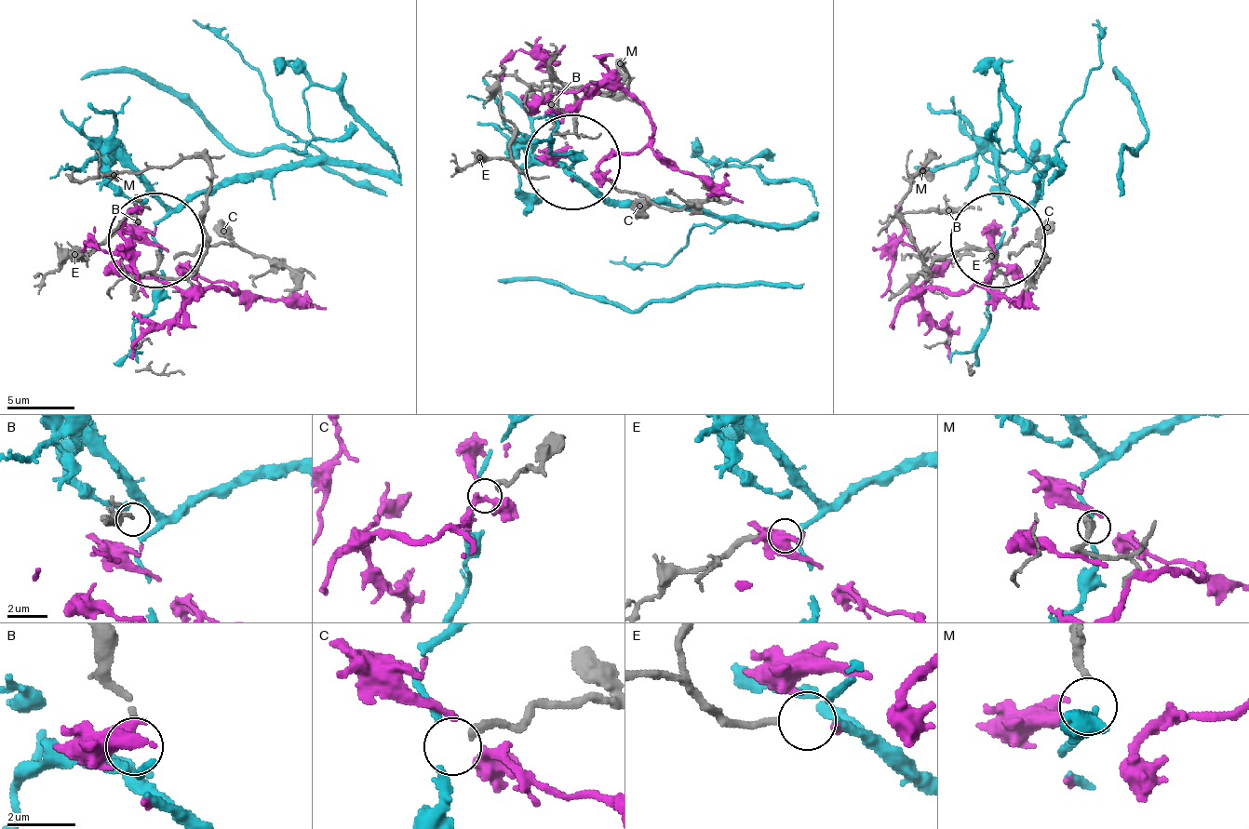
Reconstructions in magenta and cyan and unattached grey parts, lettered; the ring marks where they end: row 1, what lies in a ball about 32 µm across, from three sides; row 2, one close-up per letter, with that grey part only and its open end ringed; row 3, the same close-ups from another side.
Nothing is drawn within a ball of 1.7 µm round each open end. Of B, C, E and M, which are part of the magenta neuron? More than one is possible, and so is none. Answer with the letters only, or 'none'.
none

